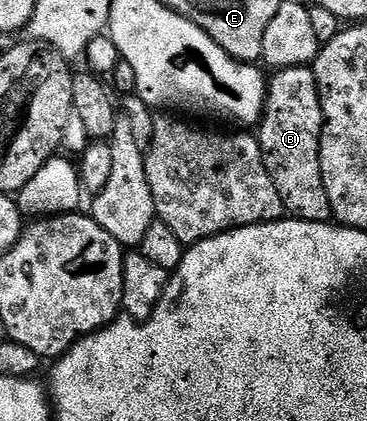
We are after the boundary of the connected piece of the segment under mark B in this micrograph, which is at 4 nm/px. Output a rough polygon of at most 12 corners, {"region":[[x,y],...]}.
{"region":[[277,70],[256,129],[291,218],[329,222],[318,80]]}

